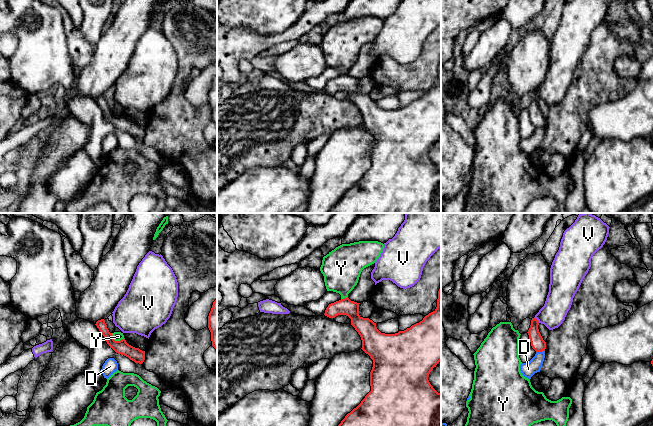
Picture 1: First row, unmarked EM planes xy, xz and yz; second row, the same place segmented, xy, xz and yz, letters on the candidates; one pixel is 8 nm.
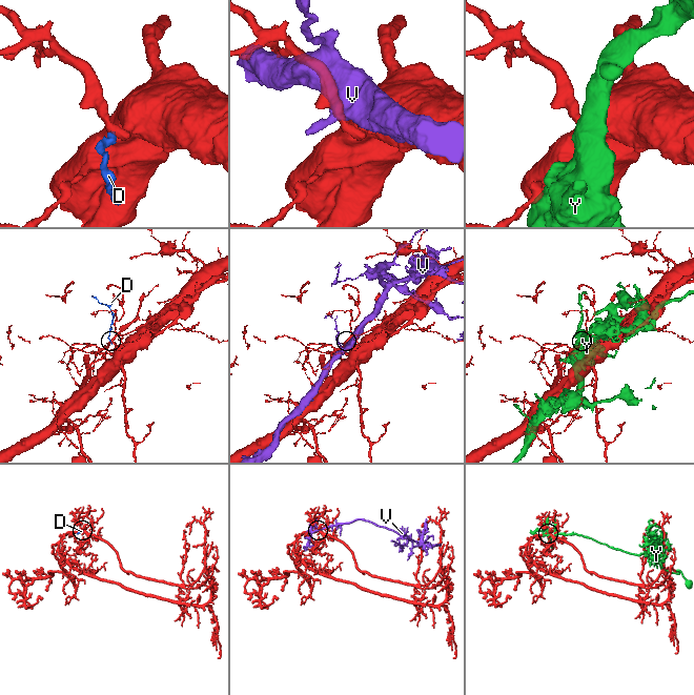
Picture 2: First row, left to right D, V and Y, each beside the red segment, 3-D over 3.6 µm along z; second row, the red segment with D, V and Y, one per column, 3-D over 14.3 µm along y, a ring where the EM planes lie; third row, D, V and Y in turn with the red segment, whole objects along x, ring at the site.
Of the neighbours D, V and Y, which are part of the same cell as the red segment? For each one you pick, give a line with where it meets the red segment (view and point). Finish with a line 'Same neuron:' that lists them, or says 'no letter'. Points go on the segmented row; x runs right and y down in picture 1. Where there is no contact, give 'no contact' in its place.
Same neuron: no letter

